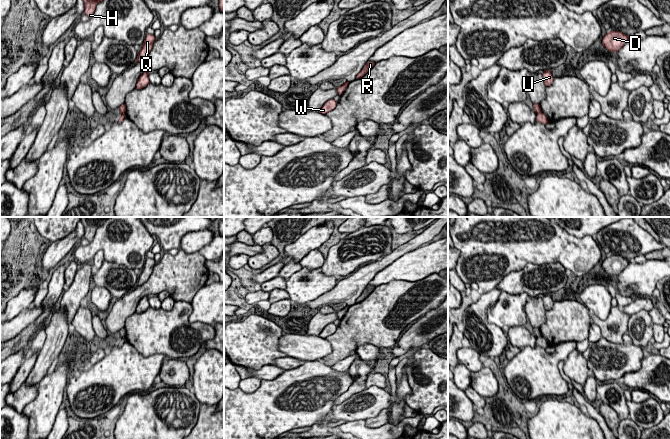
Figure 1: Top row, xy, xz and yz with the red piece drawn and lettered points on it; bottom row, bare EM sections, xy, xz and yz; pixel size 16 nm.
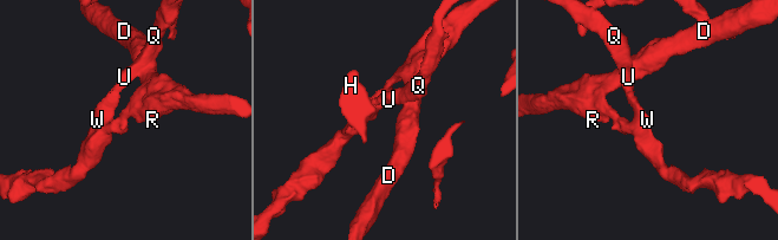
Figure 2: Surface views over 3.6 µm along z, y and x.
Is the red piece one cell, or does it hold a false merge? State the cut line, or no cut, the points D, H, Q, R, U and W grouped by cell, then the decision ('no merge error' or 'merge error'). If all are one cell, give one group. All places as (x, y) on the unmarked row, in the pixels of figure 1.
cut yz (541, 335), (537, 337); groups D R / H Q U W; merge error

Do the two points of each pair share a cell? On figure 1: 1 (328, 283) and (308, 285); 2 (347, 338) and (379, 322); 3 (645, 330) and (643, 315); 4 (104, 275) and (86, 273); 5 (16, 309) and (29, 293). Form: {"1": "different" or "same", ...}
{"1": "same", "2": "same", "3": "same", "4": "different", "5": "same"}

